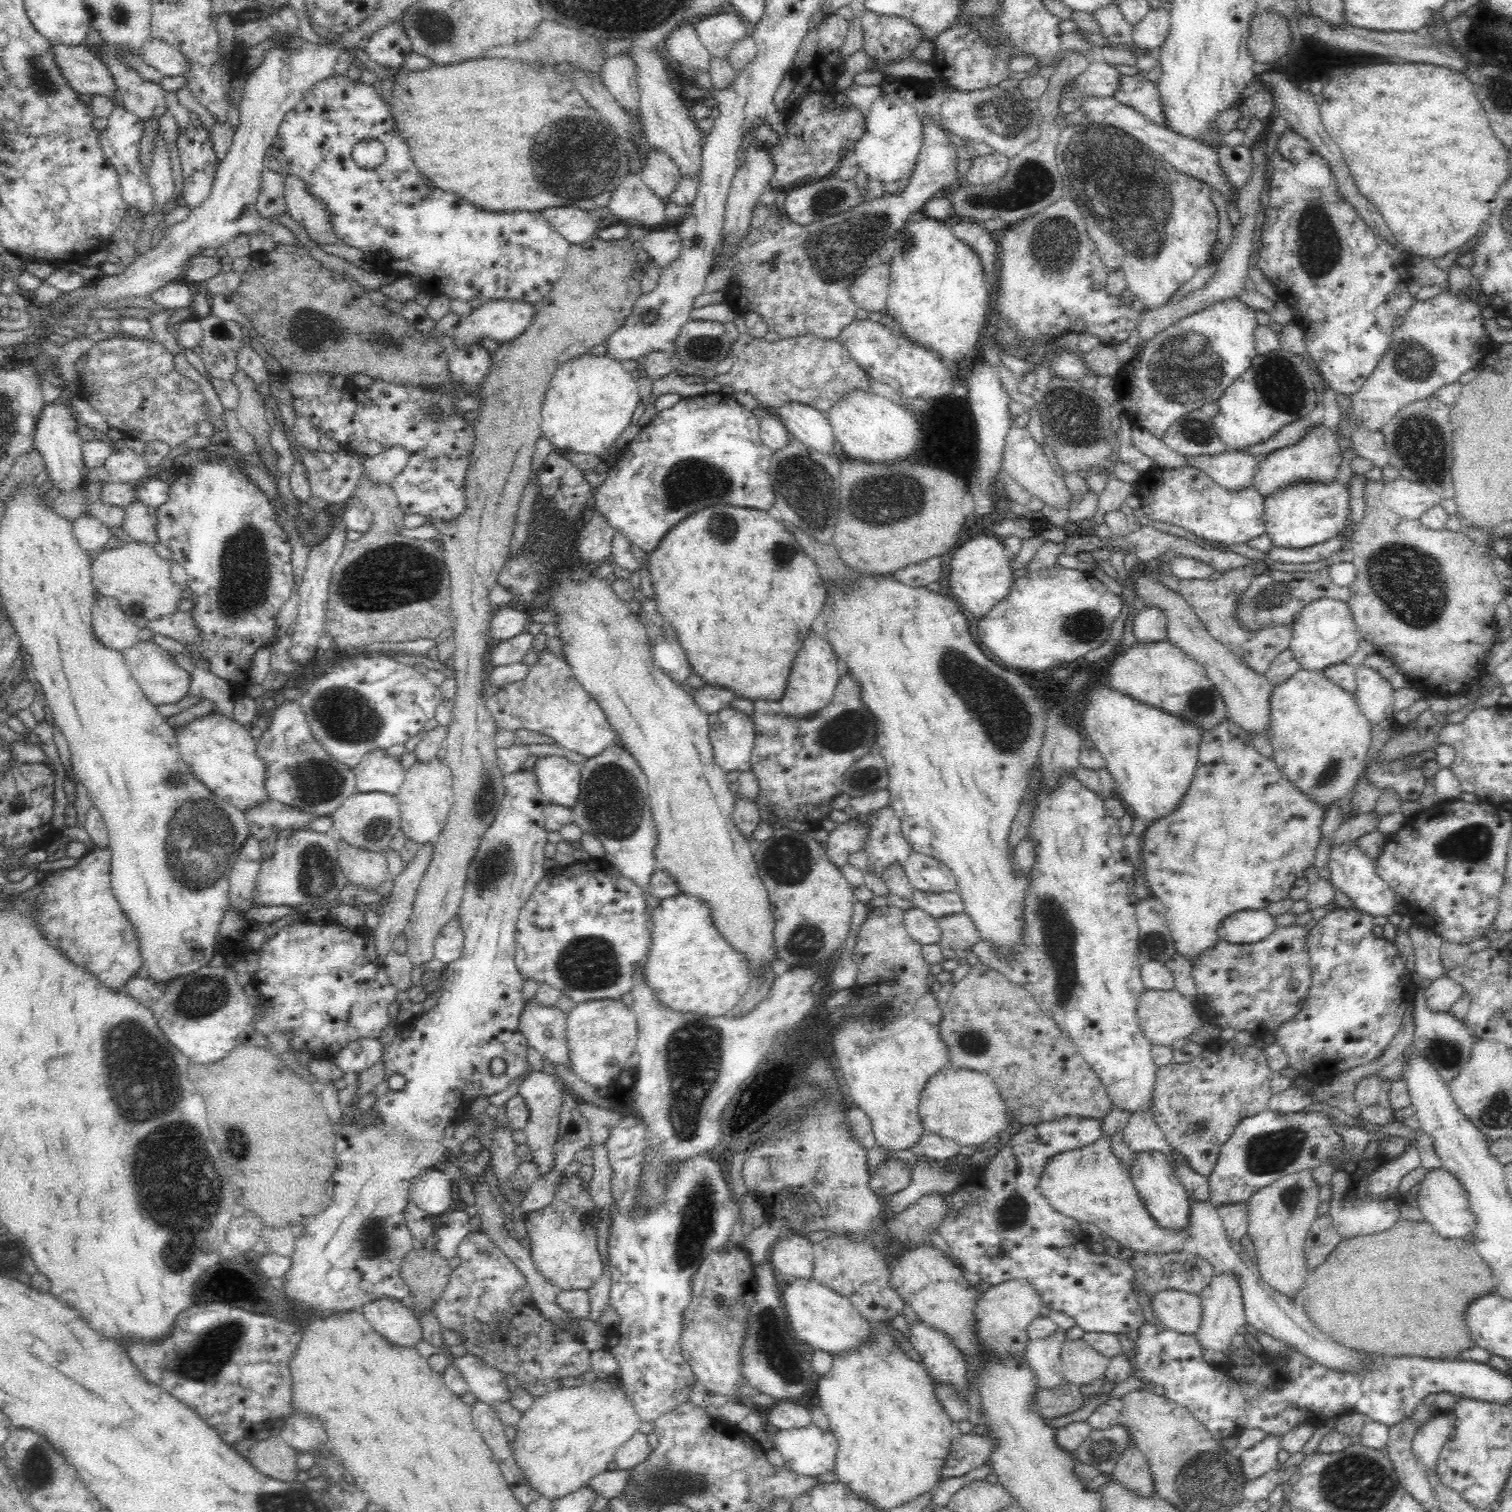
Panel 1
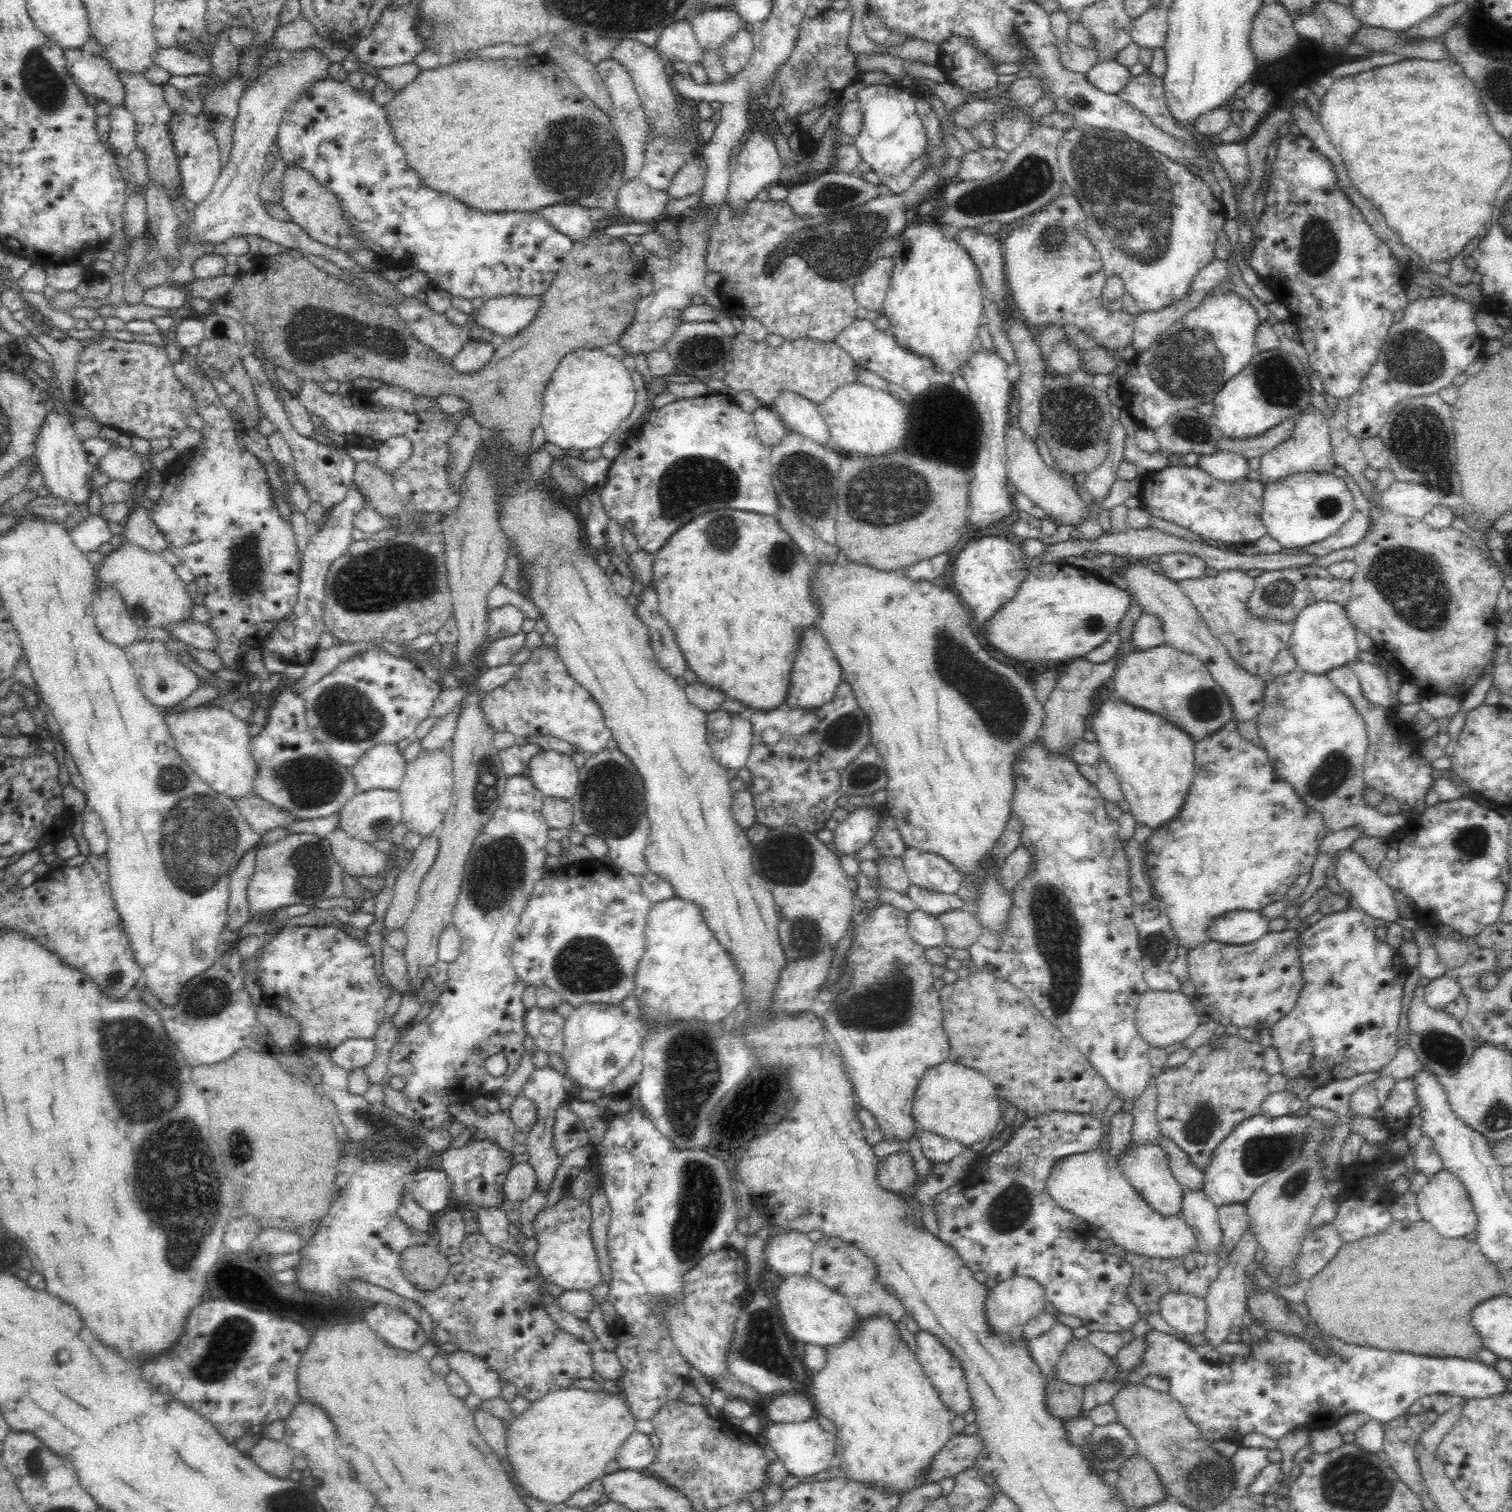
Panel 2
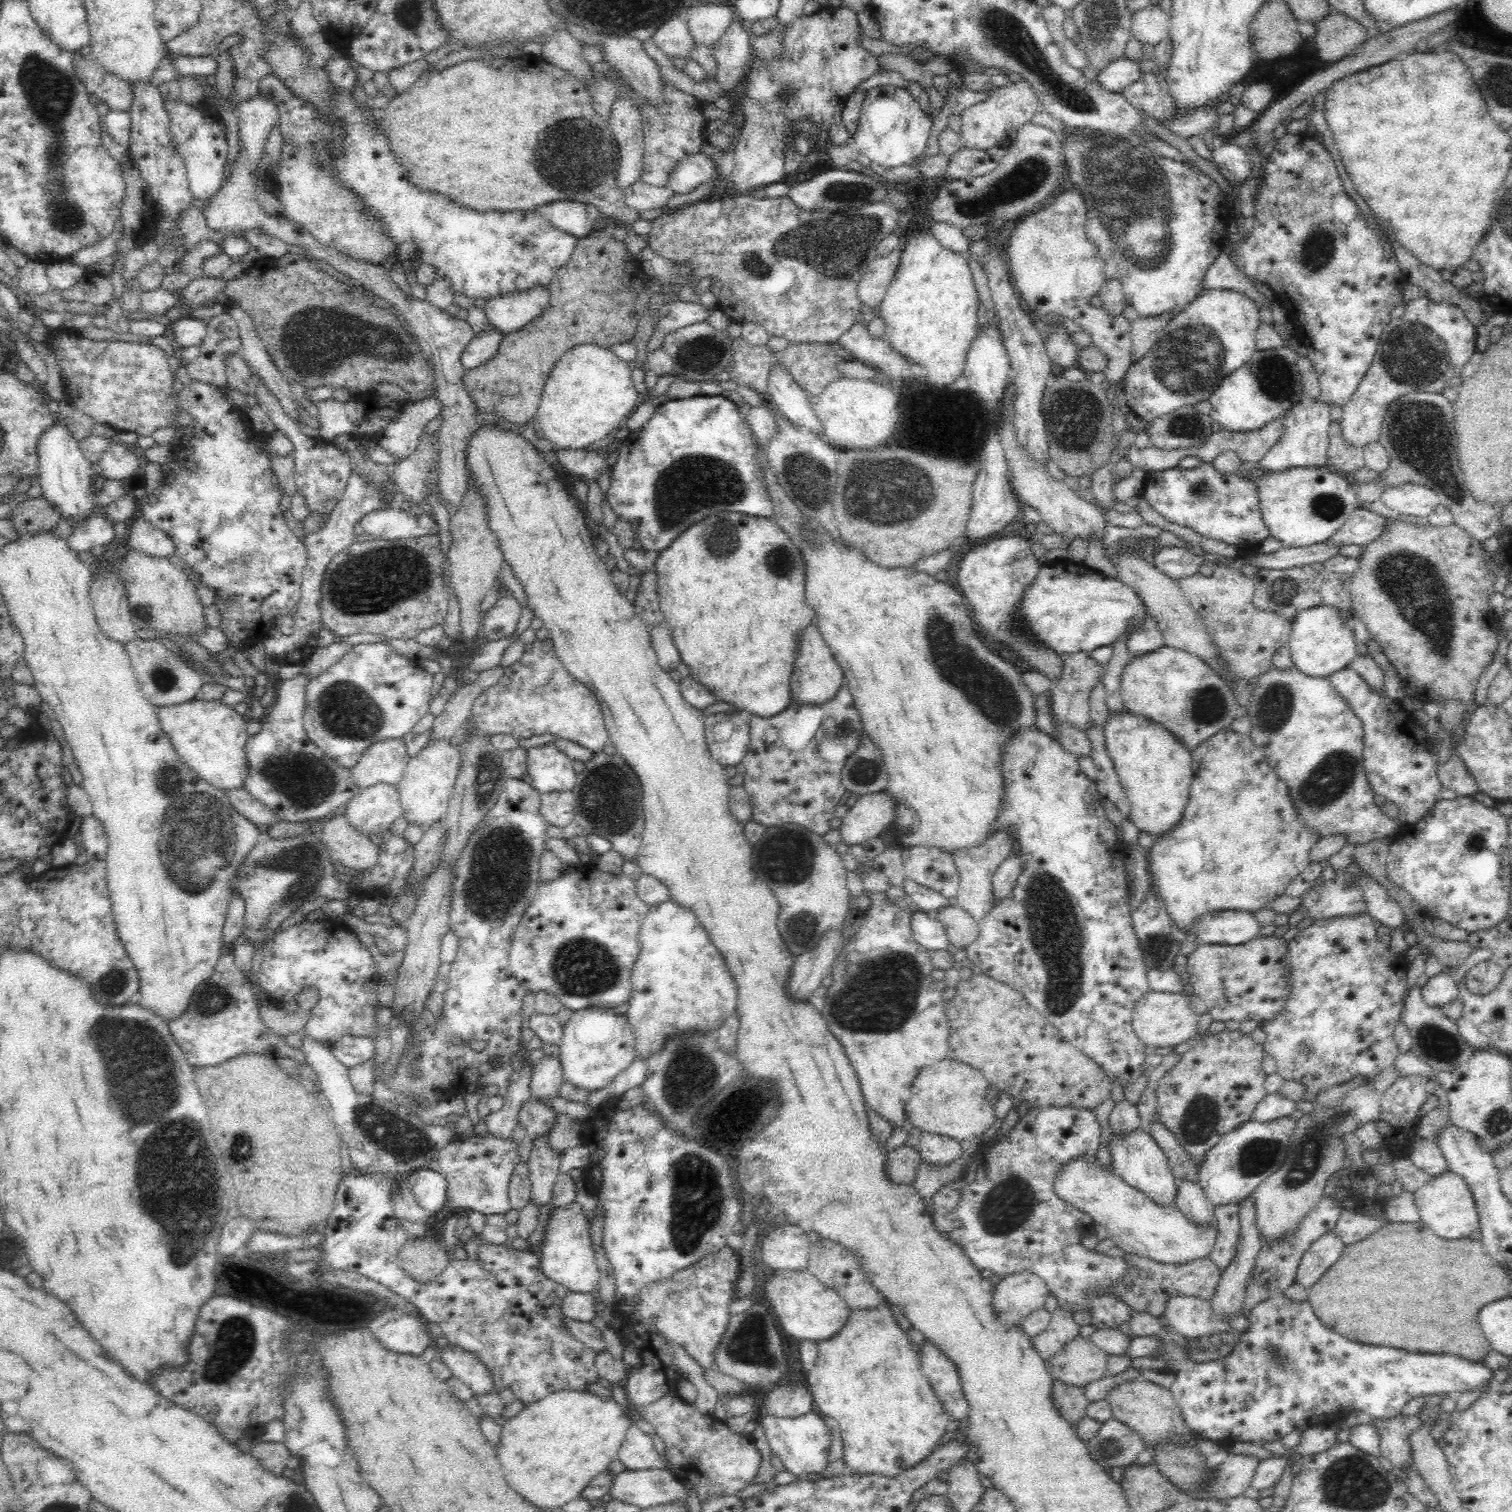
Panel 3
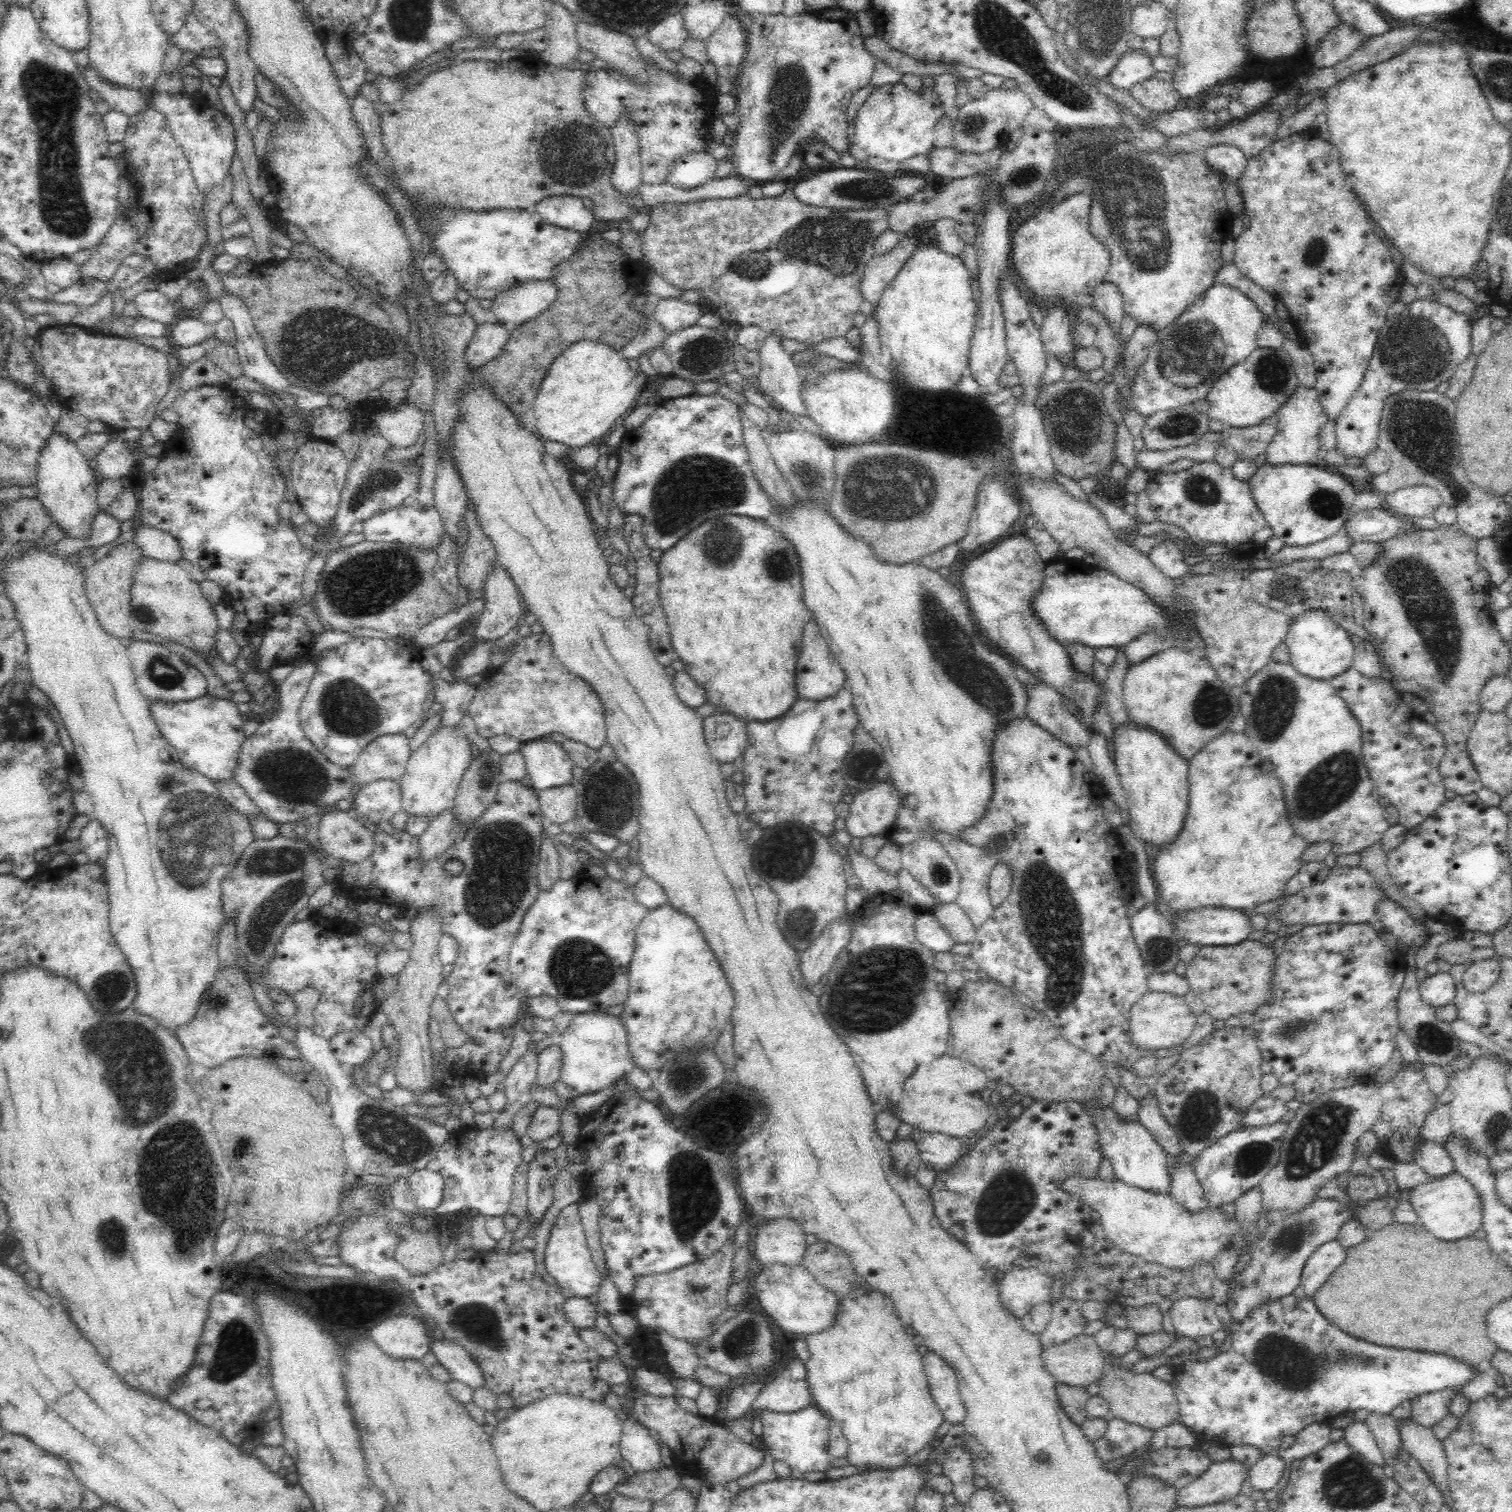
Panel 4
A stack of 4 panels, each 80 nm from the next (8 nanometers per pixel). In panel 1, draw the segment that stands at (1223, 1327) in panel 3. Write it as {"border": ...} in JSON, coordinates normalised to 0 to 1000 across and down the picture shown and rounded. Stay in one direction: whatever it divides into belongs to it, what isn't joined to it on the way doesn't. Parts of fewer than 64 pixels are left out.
{"border":[[[771,853],[761,859],[763,871],[773,880],[790,883],[795,874],[794,856]]]}

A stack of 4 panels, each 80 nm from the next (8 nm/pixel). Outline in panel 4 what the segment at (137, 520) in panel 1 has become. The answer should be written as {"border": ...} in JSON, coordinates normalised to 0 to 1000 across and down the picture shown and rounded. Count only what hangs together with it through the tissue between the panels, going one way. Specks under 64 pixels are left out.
{"border":[[[94,346],[89,350],[87,358],[94,364],[95,368],[107,372],[120,372],[119,360],[116,356],[110,351]]]}

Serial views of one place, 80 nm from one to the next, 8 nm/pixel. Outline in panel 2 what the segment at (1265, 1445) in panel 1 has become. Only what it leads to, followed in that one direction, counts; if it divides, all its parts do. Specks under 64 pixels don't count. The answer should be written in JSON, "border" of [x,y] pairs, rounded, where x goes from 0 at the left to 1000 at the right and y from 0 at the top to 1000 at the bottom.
{"border":[[[820,957],[817,962],[814,964],[815,970],[816,985],[813,990],[825,990],[825,984],[826,981],[833,975],[833,973],[841,968],[839,962],[841,958],[832,958]]]}

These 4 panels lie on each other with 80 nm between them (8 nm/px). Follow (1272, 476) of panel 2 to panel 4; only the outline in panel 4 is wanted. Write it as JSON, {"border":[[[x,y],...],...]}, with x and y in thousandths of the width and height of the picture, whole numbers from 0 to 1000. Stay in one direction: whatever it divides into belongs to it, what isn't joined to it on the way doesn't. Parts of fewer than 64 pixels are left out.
{"border":[[[860,255],[857,260],[854,261],[852,266],[844,272],[845,282],[841,292],[839,294],[836,300],[837,306],[839,308],[854,308],[874,306],[874,296],[873,292],[875,282],[880,280],[880,277],[876,271],[873,269],[873,260],[870,257],[865,257]]]}

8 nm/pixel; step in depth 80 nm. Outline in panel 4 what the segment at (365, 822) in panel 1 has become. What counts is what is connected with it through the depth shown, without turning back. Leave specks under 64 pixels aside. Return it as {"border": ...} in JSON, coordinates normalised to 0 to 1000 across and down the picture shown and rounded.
{"border":[[[251,515],[238,521],[232,528],[231,538],[237,544],[258,544],[262,536],[266,536],[264,517]]]}

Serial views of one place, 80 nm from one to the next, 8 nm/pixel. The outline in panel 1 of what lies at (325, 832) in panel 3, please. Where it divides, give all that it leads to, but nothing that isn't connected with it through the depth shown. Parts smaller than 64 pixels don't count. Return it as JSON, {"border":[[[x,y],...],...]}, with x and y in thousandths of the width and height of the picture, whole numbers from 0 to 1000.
{"border":[[[225,556],[223,558],[225,564],[224,571],[230,584],[241,589],[249,590],[258,581],[255,564],[233,561]]]}

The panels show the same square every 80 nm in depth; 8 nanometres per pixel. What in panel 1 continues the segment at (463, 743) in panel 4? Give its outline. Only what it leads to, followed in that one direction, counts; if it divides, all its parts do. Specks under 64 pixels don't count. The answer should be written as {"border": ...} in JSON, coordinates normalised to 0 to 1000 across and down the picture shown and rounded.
{"border":[[[287,501],[282,505],[274,504],[268,510],[267,517],[262,526],[265,535],[265,550],[269,555],[277,560],[286,558],[294,549],[300,530],[299,511],[295,503]]]}

